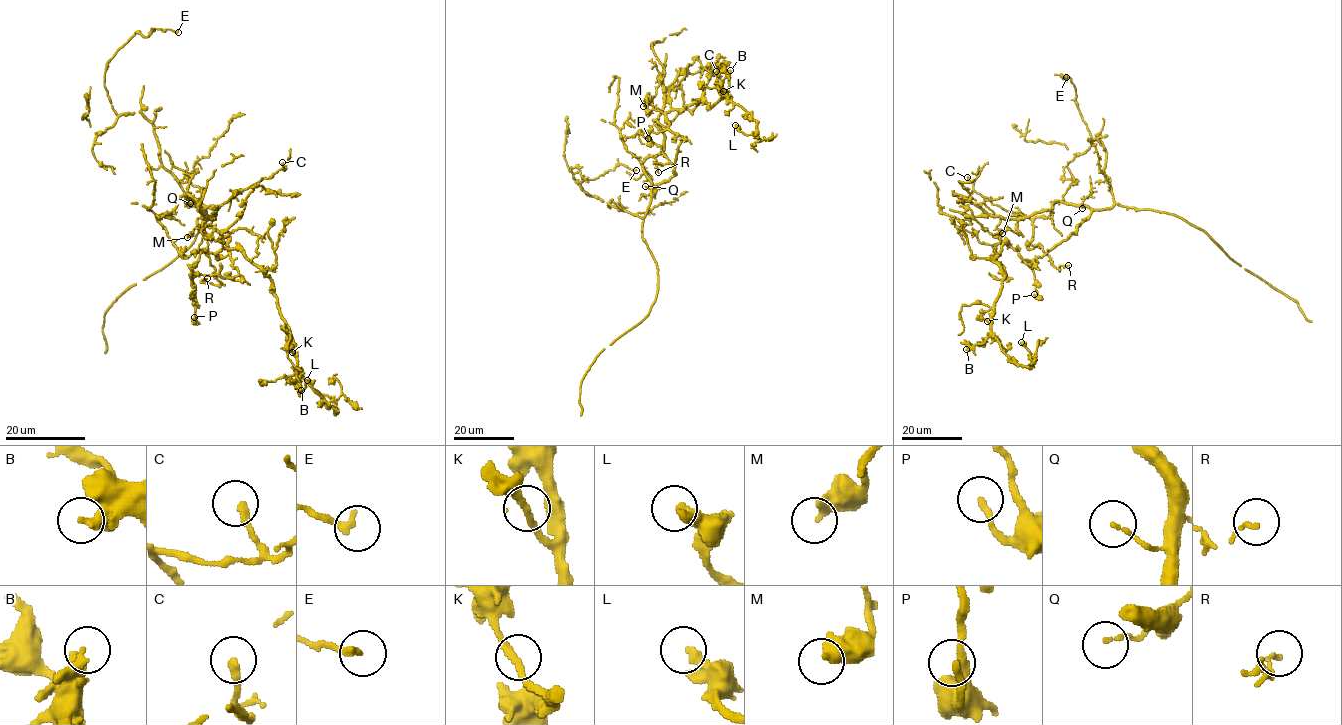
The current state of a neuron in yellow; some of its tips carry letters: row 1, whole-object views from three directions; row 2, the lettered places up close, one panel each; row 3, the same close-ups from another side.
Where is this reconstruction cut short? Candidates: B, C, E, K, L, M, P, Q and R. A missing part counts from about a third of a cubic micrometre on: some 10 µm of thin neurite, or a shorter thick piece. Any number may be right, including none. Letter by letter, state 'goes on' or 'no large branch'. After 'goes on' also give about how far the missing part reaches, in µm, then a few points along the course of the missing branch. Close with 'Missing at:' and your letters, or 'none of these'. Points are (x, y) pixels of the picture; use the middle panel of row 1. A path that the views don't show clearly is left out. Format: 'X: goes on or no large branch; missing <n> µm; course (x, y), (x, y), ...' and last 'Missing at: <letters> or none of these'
B: no large branch
C: no large branch
E: no large branch
K: no large branch
L: no large branch
M: no large branch
P: no large branch
Q: no large branch
R: no large branch
Missing at: none of these

